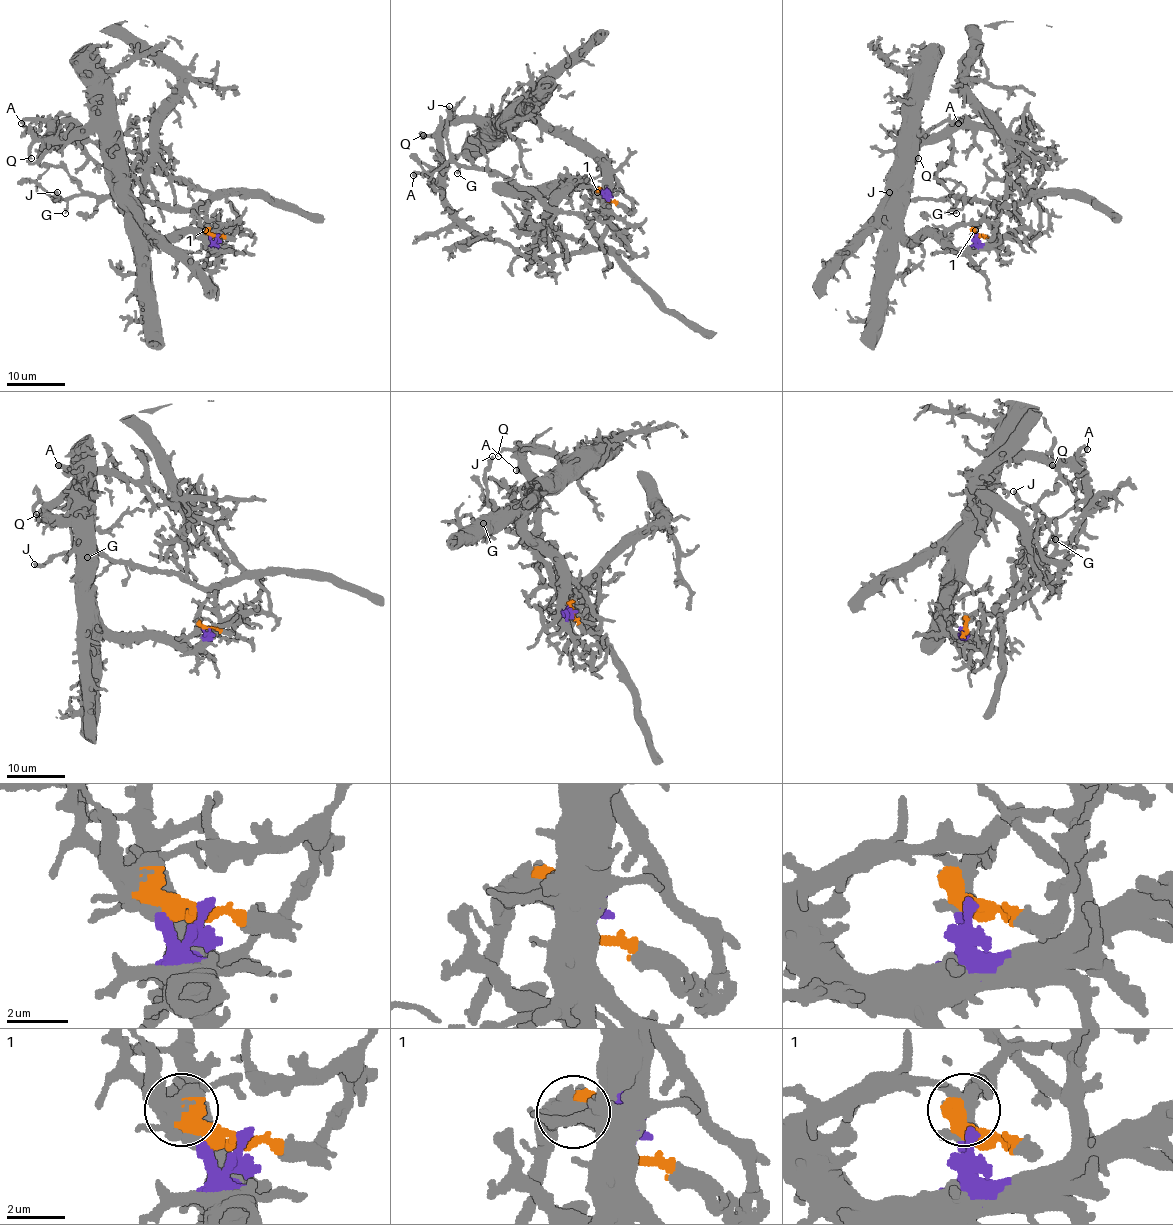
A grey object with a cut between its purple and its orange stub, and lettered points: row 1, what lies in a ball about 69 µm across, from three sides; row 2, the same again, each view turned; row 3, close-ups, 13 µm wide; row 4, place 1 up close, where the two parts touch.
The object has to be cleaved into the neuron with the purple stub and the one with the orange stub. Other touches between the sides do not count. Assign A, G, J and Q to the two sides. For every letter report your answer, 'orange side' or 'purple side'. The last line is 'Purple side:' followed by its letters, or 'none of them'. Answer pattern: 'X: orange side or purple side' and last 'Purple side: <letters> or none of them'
A: purple side
G: orange side
J: orange side
Q: purple side
Purple side: A, Q

